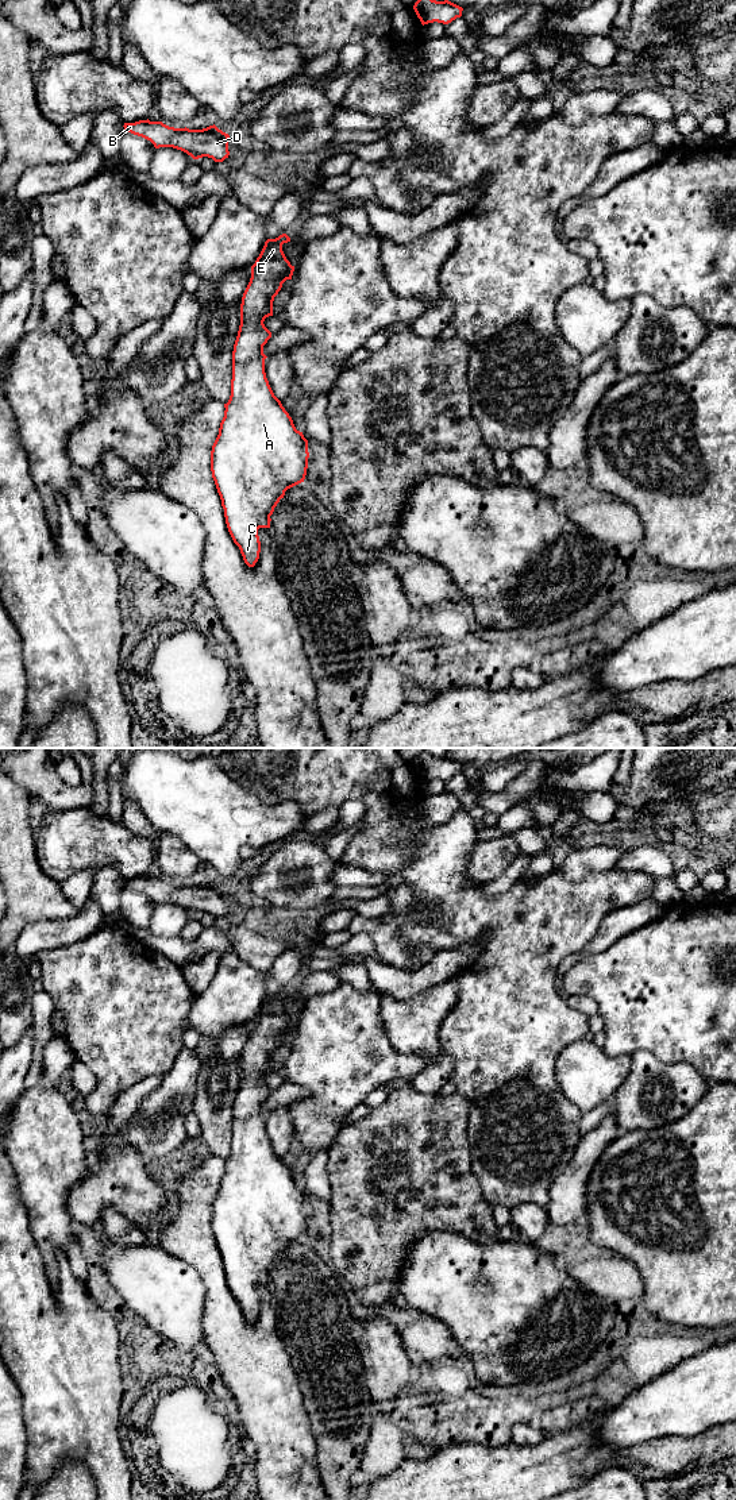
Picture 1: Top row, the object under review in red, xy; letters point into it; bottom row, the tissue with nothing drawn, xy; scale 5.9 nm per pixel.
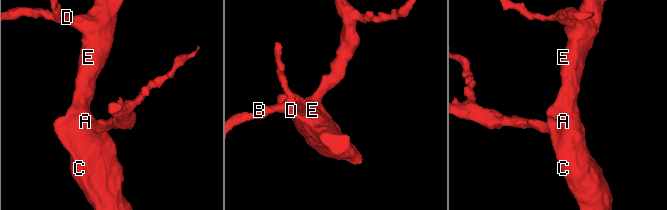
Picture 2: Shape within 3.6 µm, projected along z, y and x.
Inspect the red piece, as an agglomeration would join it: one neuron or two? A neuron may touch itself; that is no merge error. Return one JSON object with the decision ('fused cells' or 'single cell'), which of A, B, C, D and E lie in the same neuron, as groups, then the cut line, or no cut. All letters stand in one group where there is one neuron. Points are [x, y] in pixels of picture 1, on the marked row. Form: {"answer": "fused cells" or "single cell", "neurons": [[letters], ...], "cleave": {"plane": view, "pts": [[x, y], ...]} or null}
{"answer": "single cell", "neurons": [["A", "B", "C", "D", "E"]], "cleave": null}

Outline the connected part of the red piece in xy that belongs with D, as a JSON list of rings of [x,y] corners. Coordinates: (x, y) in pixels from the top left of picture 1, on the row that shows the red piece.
[[[139,120],[124,123],[124,131],[150,140],[155,149],[173,147],[190,155],[193,159],[203,157],[223,162],[228,158],[230,135],[215,124],[203,130],[174,128],[162,122]]]

